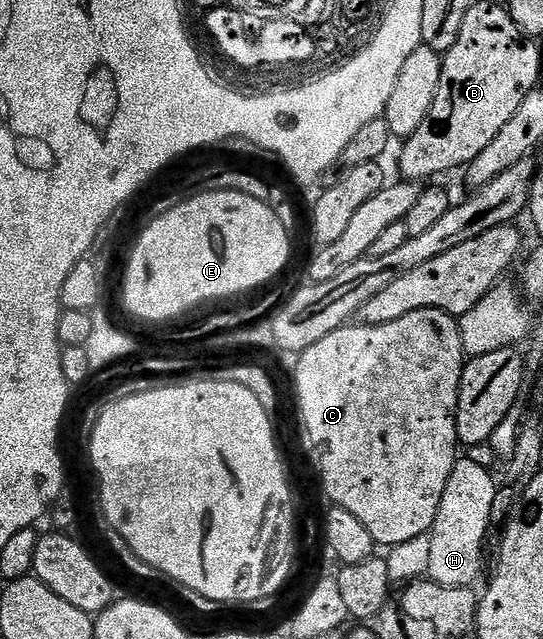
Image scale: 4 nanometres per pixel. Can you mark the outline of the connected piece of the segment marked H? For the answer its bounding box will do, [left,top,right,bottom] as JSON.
[428,457,499,588]

